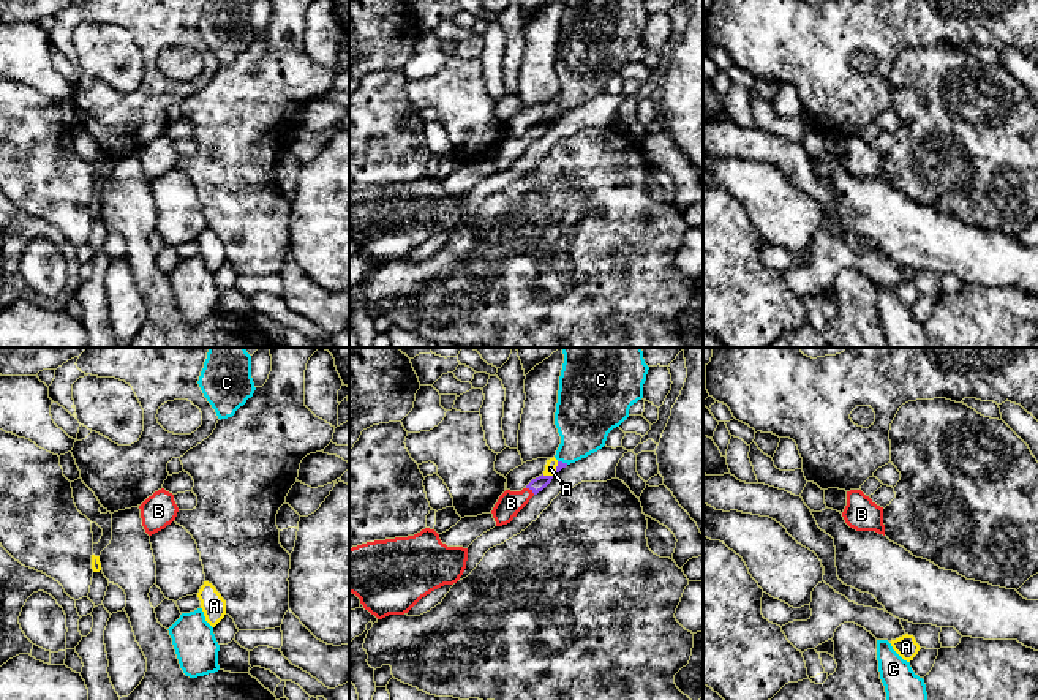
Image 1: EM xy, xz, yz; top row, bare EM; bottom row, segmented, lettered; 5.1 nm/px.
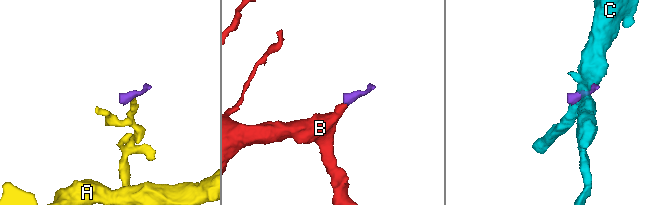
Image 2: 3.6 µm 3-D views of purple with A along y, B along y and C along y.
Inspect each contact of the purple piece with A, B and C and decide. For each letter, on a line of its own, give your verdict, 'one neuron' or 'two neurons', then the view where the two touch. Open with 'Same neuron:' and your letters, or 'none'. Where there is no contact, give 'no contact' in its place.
Same neuron: B
A: two neurons | xz
B: one neuron | xz
C: two neurons | xz

